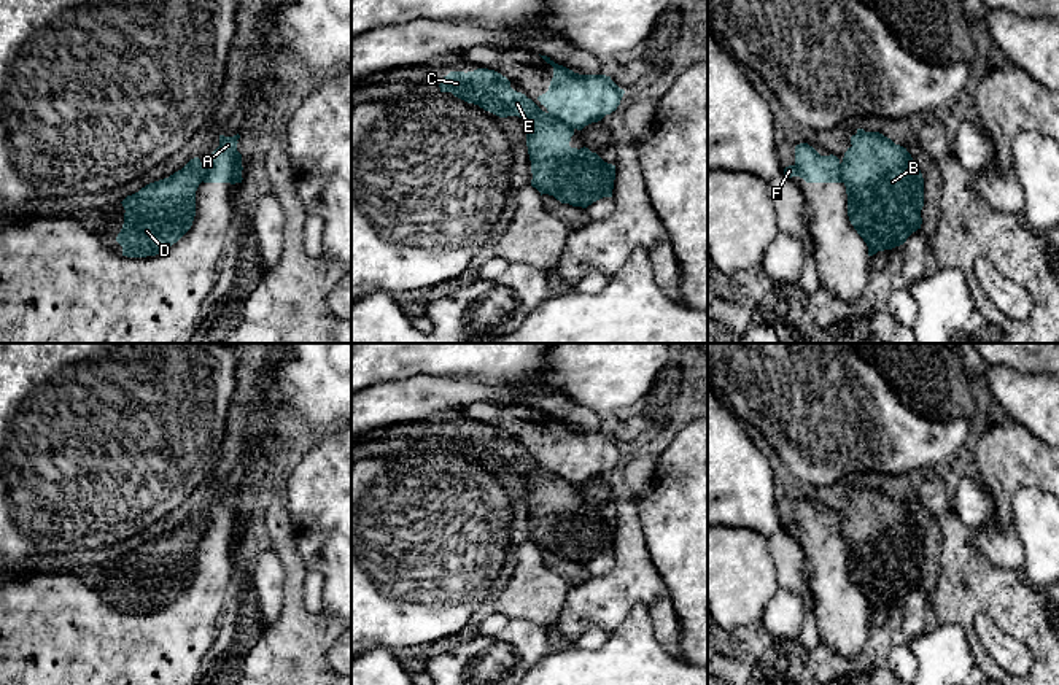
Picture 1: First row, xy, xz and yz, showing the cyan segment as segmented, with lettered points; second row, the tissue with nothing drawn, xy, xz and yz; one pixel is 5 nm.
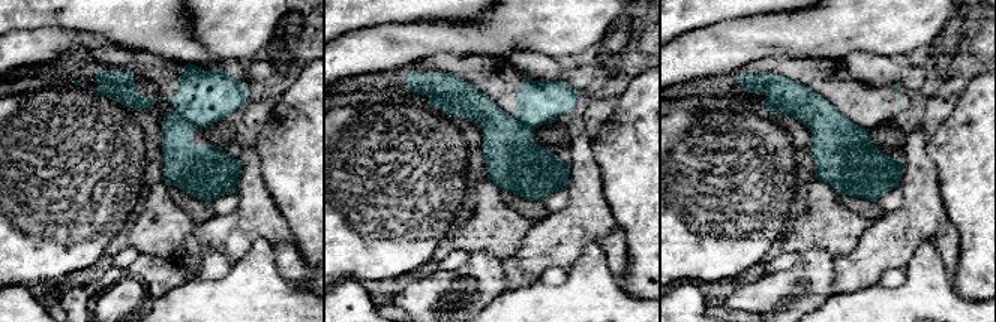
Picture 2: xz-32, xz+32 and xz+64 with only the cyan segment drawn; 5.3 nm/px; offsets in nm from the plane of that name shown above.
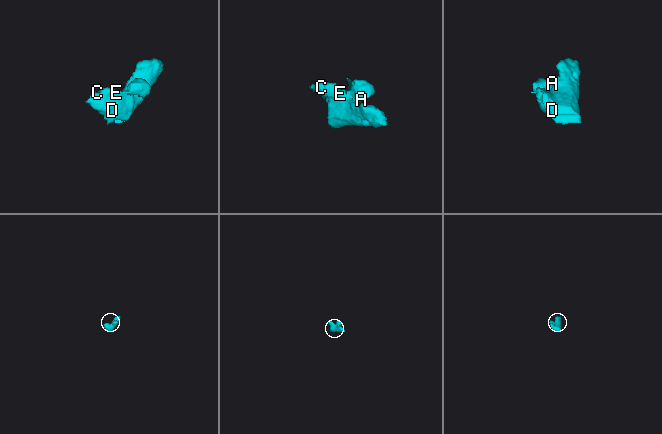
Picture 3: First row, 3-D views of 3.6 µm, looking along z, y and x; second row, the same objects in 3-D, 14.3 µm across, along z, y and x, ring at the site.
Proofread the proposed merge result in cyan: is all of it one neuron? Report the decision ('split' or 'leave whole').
split

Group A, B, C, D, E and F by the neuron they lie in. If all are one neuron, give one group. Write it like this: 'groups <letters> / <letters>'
groups A F / B C D E

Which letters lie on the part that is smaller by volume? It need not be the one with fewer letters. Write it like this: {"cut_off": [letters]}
{"cut_off": ["A", "F"]}

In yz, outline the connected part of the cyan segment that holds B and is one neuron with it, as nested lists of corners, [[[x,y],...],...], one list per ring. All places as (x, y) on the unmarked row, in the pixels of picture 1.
[[[857,485],[851,504],[841,518],[841,532],[848,550],[848,572],[868,602],[868,612],[892,606],[921,585],[924,563],[924,534],[906,504],[895,501],[879,488]]]

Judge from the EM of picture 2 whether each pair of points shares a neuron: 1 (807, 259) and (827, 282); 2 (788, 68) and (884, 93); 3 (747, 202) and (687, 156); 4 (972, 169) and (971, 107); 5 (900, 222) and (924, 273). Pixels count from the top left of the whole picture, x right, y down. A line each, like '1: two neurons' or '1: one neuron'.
1: one neuron
2: one neuron
3: one neuron
4: one neuron
5: two neurons

